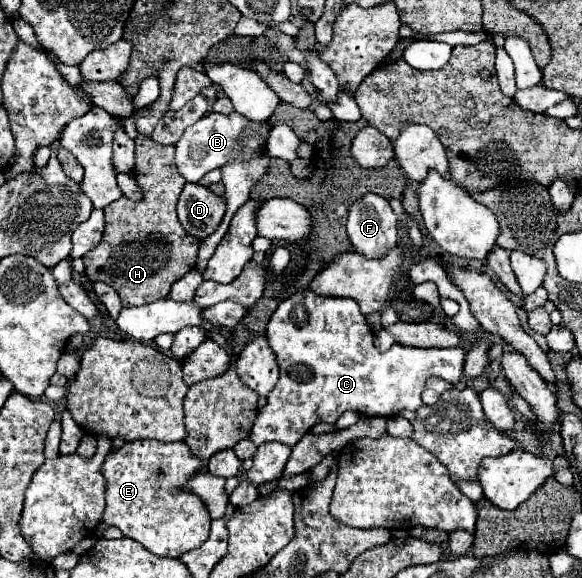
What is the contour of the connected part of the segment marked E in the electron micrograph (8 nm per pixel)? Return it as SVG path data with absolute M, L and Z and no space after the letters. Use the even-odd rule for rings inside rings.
M133 440L117 450L109 450L101 472L105 476L105 512L97 536L109 526L117 526L123 536L137 540L155 556L179 558L181 554L201 546L209 538L211 518L193 492L187 492L187 482L201 468L201 460L193 456L185 442L159 442L159 440Z

